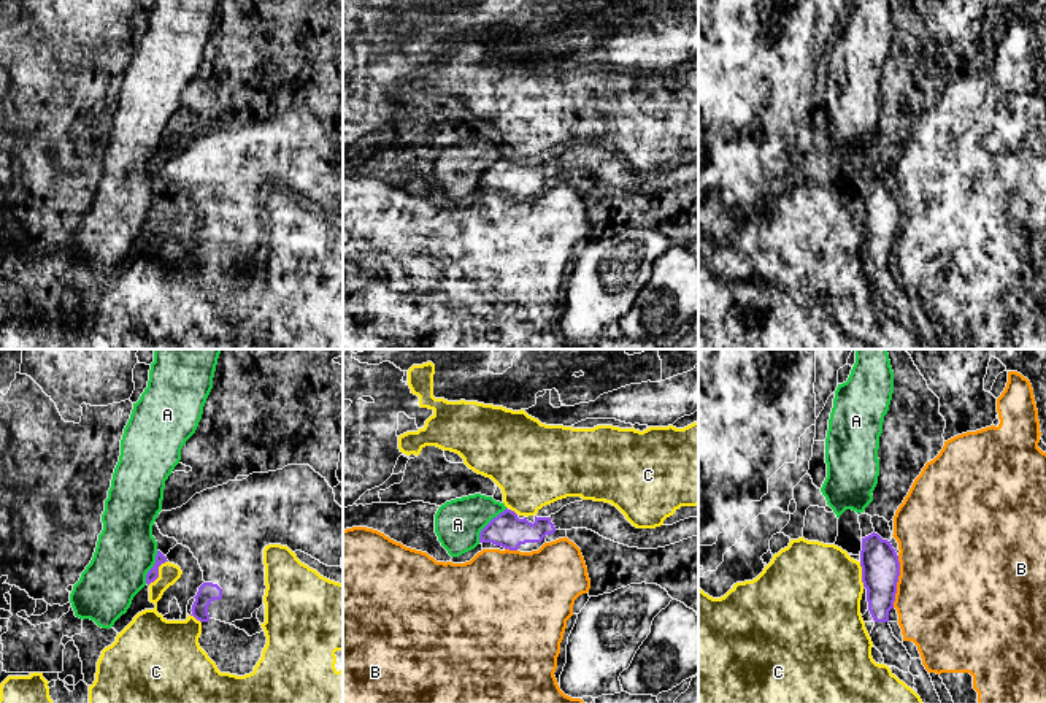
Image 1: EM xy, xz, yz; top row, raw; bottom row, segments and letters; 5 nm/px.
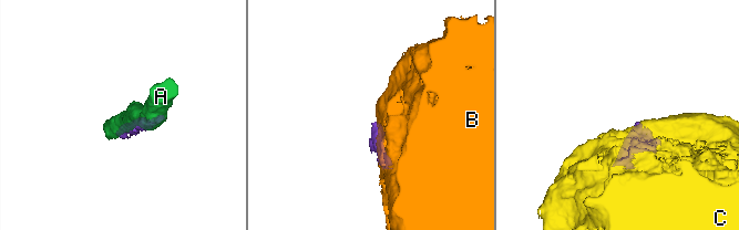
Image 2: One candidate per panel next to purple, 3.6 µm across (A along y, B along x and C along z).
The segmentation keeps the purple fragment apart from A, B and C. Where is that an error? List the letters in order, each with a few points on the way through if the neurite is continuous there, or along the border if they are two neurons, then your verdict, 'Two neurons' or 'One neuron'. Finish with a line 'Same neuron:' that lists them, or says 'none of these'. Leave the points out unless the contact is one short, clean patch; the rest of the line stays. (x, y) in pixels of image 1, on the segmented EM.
A: Two neurons
B: Two neurons
C: Two neurons
Same neuron: none of these

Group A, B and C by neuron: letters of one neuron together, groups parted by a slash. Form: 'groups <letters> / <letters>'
groups A / B / C

